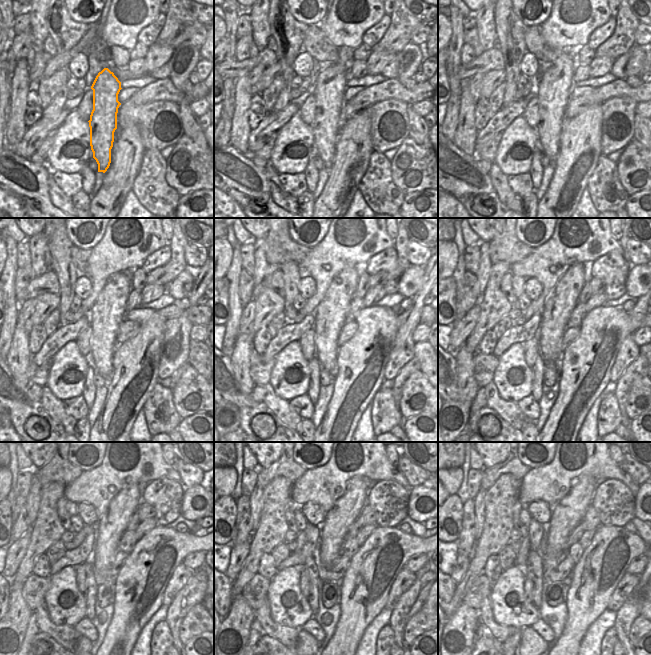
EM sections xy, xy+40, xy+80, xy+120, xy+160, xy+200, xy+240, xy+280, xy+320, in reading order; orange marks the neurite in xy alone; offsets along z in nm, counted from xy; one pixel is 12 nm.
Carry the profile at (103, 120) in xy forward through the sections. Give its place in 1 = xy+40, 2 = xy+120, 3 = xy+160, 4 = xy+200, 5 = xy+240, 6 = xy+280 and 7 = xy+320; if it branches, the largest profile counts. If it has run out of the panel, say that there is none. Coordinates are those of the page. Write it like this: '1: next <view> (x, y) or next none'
1: next xy+40 (329, 90)
2: next xy+120 (107, 314)
3: next xy+160 (330, 315)
4: next xy+200 (560, 302)
5: next xy+240 (113, 524)
6: next xy+280 (345, 511)
7: next xy+320 (569, 512)

